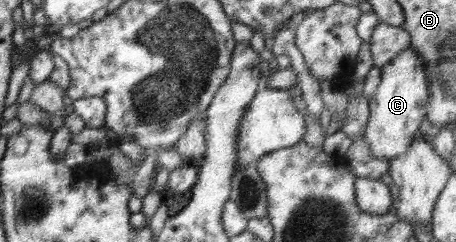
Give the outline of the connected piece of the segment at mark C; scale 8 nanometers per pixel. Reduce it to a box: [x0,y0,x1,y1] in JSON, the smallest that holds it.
[361,46,429,161]

